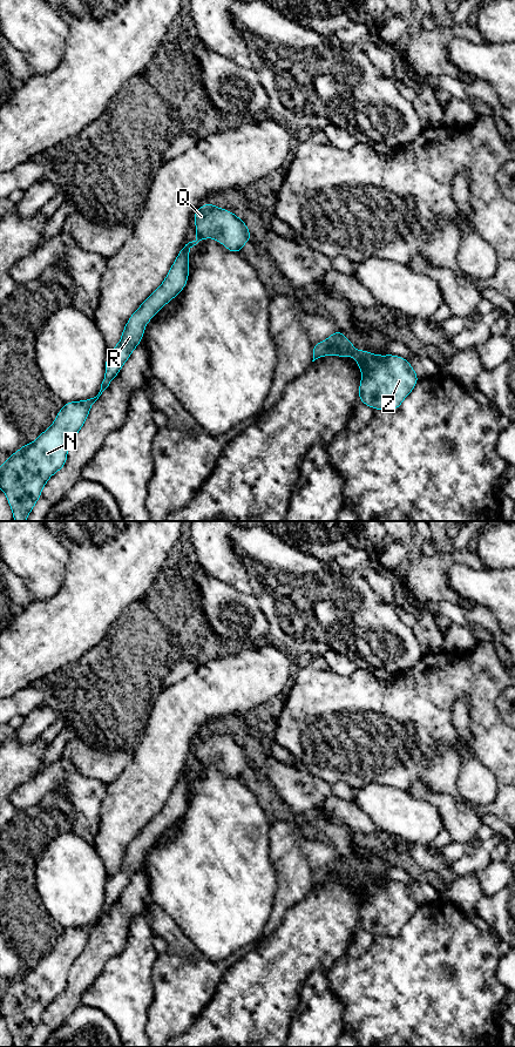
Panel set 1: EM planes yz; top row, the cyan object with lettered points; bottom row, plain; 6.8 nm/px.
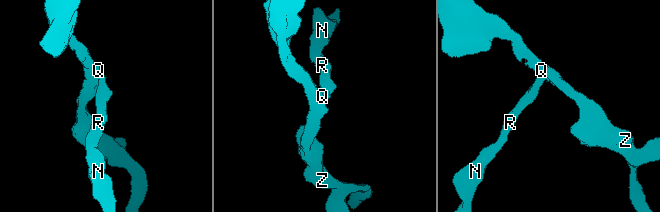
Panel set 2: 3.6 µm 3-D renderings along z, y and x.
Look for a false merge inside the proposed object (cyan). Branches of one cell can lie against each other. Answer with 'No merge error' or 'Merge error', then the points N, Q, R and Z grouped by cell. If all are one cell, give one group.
No merge error. Groups: N Q R Z

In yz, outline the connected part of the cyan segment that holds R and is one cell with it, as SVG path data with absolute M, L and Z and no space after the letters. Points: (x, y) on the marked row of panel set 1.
M211 203L203 204L194 214L194 222L196 239L182 246L164 282L131 315L121 340L108 353L99 394L82 401L65 403L48 430L1 462L0 488L6 494L14 521L26 521L48 479L65 466L70 443L83 426L92 405L141 343L148 322L184 289L189 277L189 250L210 237L221 241L229 251L239 252L252 238L242 218Z

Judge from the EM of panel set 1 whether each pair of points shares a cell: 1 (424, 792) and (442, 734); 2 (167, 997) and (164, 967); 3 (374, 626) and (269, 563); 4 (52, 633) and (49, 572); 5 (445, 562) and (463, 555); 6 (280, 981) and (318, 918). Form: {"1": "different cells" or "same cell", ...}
{"1": "different cells", "2": "same cell", "3": "same cell", "4": "different cells", "5": "same cell", "6": "same cell"}

